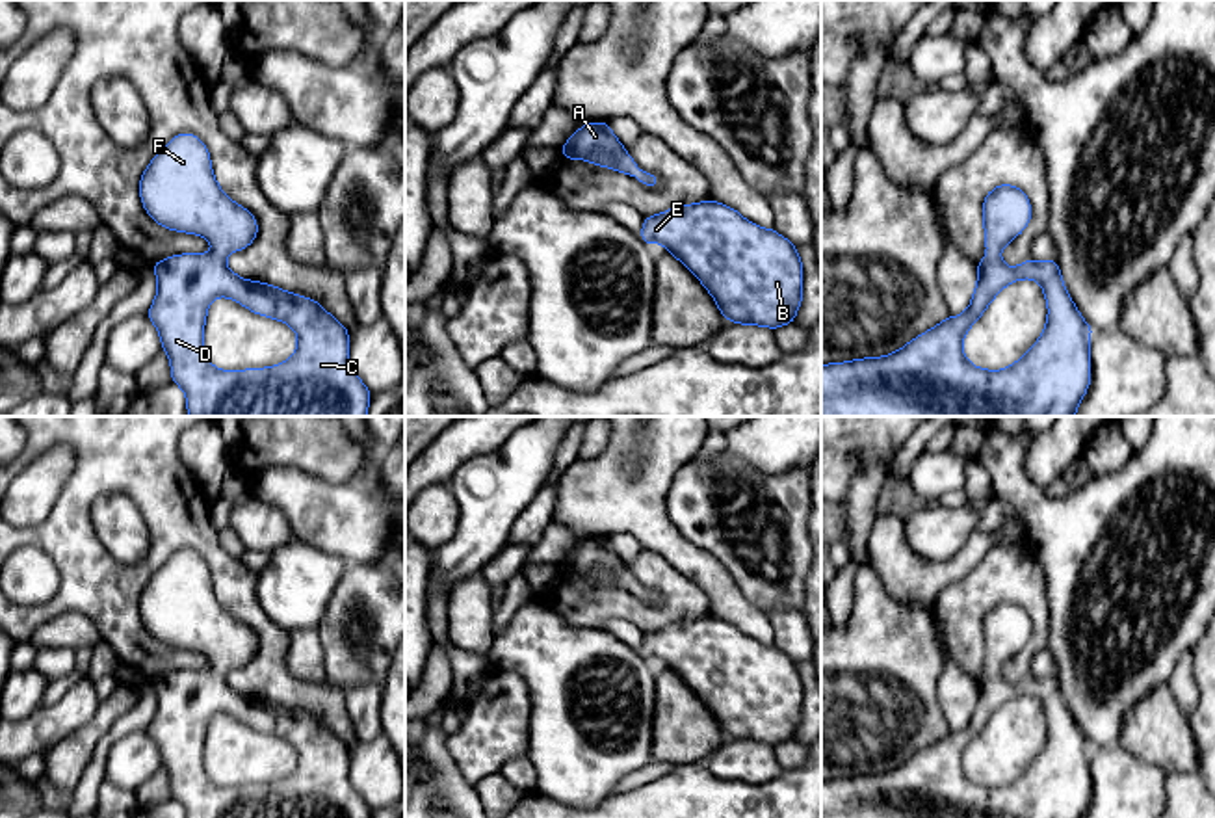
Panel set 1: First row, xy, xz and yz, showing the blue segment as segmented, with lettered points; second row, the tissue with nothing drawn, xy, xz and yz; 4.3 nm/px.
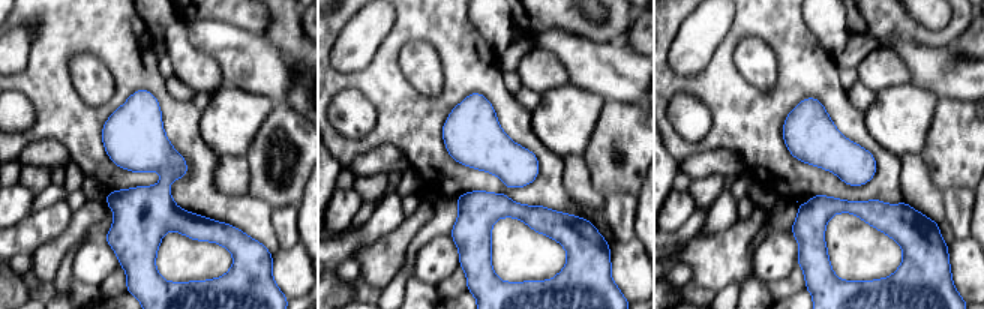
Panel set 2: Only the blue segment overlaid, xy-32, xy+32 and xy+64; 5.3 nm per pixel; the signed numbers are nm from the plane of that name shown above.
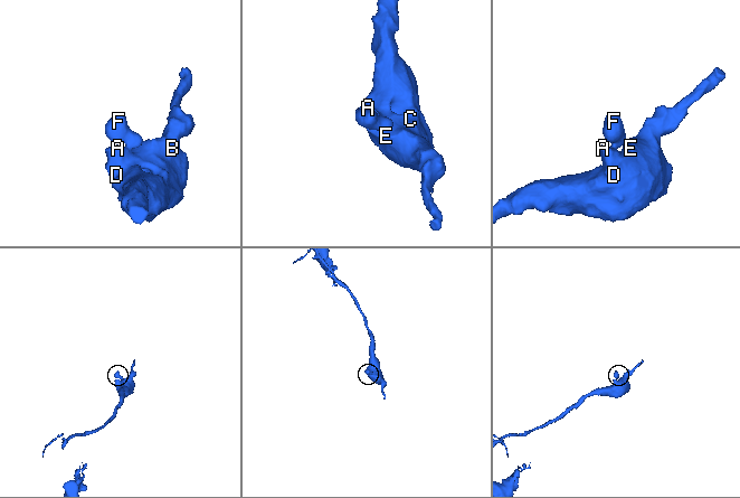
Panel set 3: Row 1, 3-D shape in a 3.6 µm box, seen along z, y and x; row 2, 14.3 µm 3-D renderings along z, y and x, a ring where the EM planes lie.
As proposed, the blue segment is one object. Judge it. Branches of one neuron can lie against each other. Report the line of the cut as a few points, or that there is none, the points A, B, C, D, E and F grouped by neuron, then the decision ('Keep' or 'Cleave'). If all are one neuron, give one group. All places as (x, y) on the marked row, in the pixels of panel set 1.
No split. Groups: A B C D E F. Keep

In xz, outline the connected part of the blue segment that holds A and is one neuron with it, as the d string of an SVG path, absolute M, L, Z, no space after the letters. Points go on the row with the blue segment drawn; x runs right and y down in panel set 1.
M606 121L585 123L576 130L561 149L561 156L568 160L587 160L598 167L611 167L624 175L634 175L641 184L658 188L660 178L645 173L626 152L624 145L617 139Z

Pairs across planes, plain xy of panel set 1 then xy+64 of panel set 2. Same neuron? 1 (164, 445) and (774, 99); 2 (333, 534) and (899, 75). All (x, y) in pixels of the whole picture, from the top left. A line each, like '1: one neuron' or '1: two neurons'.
1: one neuron
2: two neurons

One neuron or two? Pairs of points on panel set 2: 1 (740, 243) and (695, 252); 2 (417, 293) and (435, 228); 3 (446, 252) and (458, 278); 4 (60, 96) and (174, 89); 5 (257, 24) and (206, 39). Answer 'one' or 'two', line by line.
1: one
2: two
3: two
4: two
5: two

